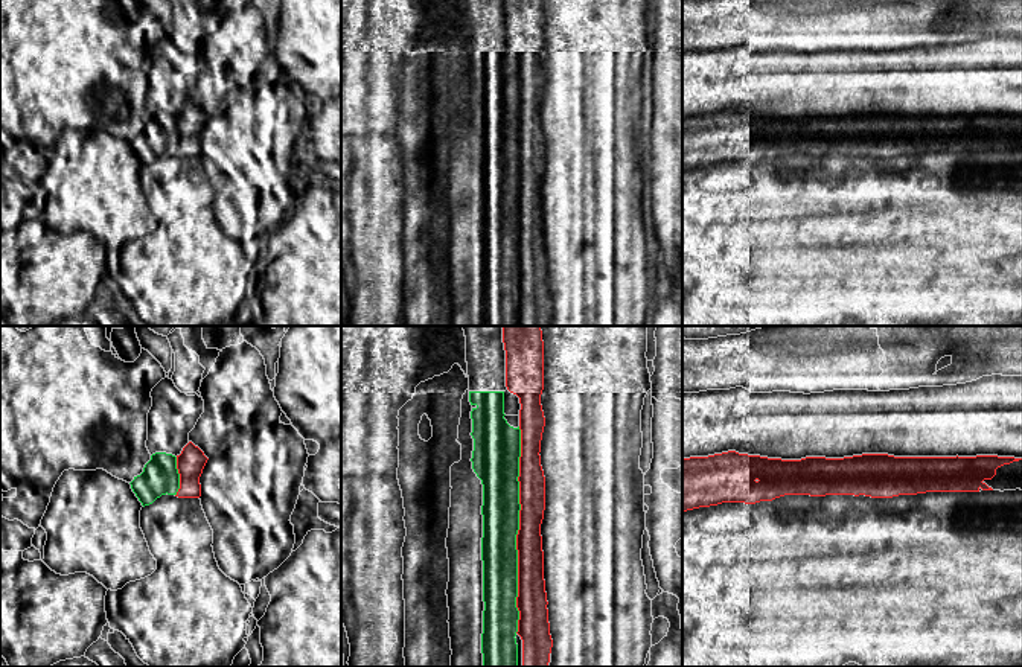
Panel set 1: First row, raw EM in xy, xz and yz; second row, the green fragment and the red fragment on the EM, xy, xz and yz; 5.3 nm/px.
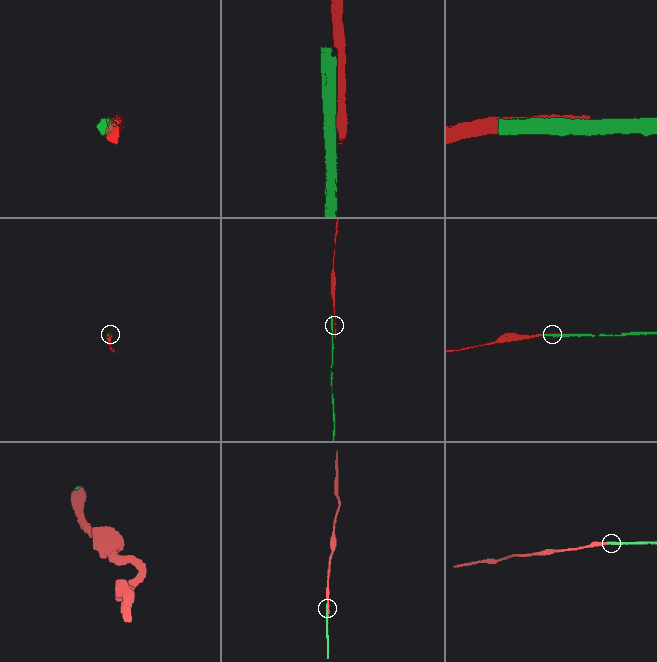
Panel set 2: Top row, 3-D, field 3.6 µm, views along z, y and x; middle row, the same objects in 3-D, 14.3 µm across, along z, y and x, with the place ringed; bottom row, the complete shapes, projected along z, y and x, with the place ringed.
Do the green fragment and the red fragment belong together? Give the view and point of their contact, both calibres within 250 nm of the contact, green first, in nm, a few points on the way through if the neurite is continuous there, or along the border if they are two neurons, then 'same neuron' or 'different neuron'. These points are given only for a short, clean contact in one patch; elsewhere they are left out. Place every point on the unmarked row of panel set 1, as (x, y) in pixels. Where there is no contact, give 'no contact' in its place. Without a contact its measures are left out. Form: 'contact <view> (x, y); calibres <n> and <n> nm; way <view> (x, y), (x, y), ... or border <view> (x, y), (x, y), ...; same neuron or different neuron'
contact xz (518, 188); calibres 200 and 140 nm; different neuron

